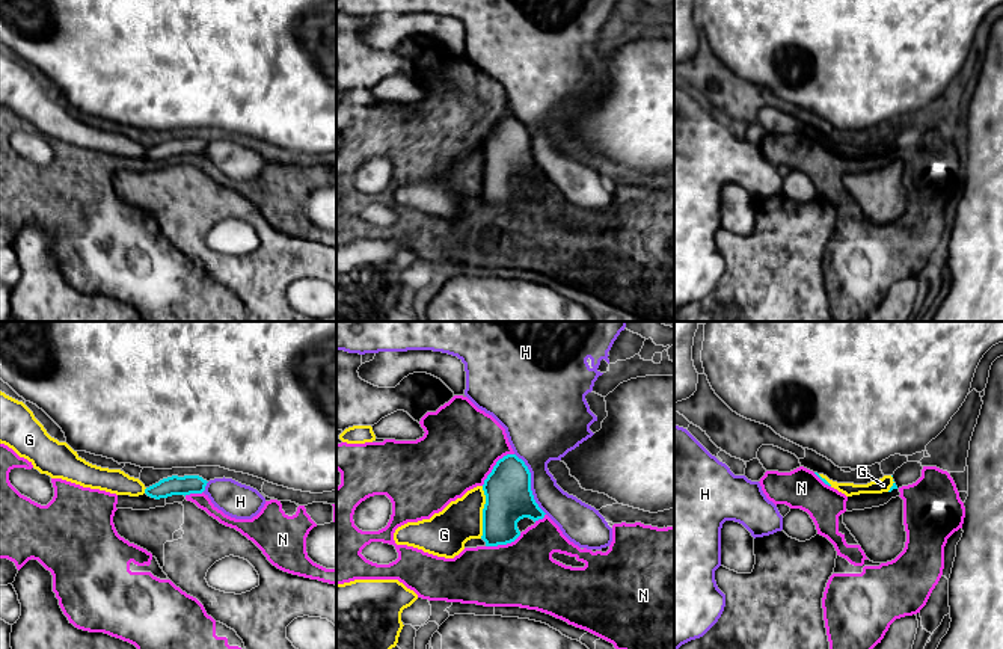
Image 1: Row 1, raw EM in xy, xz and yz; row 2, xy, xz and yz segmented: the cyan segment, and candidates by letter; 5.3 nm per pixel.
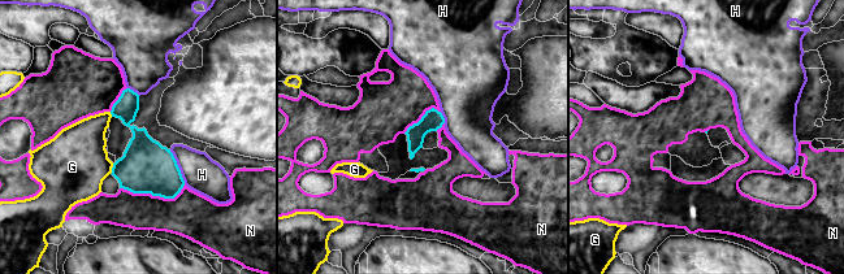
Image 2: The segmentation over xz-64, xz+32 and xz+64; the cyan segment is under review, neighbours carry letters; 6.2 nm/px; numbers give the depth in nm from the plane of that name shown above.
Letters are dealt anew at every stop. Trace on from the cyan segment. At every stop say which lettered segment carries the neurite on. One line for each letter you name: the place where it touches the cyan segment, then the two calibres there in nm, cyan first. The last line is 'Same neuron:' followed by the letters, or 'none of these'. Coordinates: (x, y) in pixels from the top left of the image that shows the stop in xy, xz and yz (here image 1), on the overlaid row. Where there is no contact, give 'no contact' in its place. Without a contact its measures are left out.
Same neuron: none of these

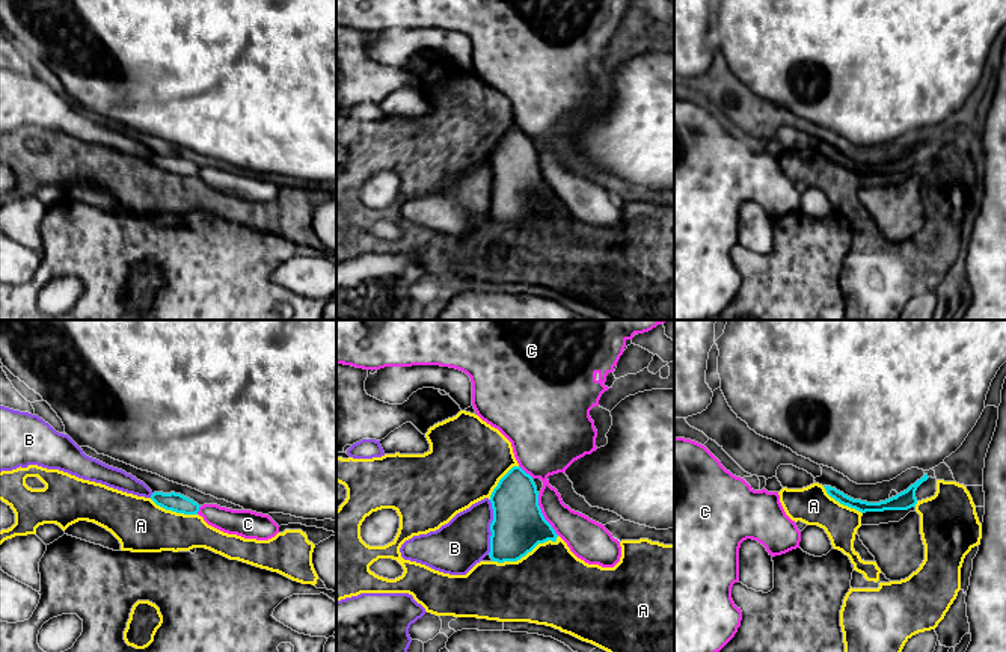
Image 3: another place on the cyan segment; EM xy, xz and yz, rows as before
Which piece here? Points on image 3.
Same neuron: none of these

